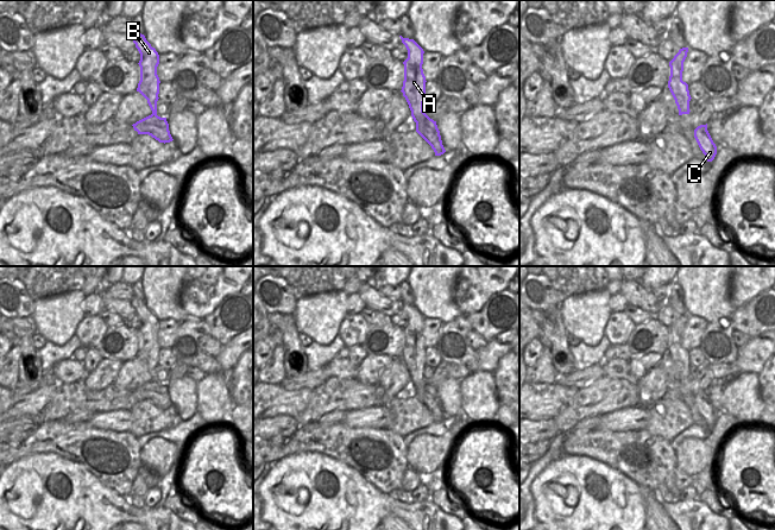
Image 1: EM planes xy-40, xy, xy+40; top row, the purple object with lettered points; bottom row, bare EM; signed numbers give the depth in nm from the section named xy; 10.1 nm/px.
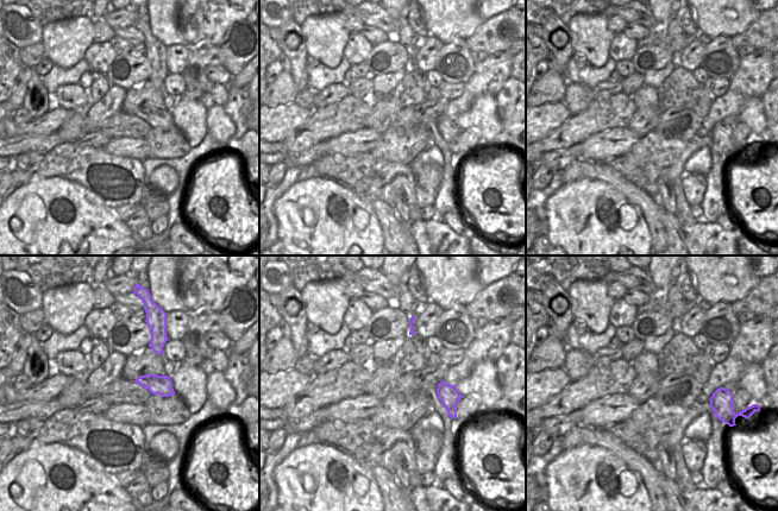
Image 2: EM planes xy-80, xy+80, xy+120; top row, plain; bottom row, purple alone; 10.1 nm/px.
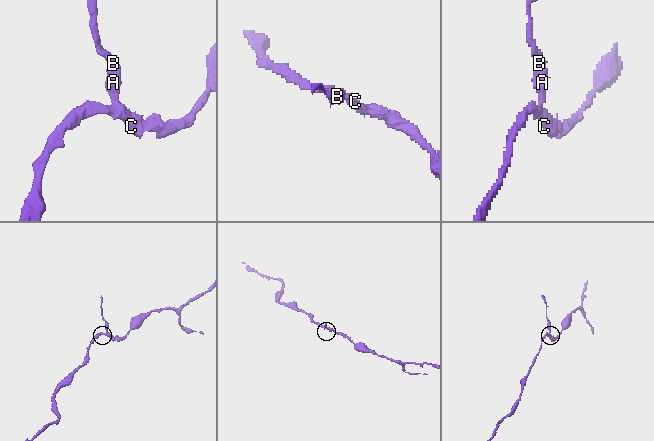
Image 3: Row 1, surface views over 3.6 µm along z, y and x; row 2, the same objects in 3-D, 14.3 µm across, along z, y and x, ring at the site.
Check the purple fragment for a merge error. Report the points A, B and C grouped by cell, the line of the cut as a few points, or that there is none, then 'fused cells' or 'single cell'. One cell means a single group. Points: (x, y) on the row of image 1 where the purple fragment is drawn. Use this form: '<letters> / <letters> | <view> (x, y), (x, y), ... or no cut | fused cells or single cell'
A B / C | xy (427, 115), (416, 127) | fused cells

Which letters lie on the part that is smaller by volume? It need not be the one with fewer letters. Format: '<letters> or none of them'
A, B

